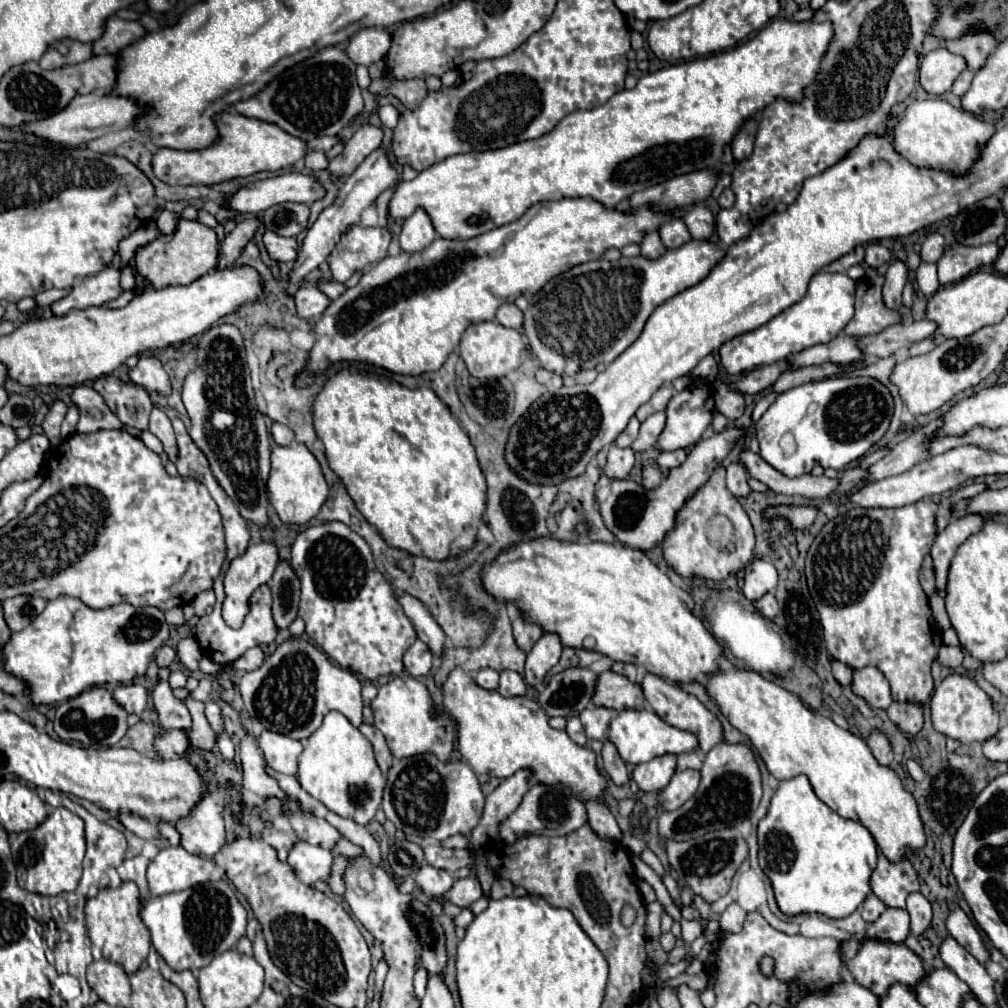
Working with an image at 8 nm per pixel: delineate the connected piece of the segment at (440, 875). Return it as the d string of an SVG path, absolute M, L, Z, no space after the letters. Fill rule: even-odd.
M423 865L421 871L417 871L415 875L415 885L421 887L427 897L433 897L433 899L443 897L453 887L453 881L455 879L451 877L449 871L441 871L429 865Z

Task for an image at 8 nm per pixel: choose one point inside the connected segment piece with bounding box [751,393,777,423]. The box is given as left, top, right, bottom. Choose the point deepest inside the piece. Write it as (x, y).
(766, 400)

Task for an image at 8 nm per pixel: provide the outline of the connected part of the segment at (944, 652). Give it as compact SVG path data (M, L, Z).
M943 645L941 651L939 651L937 661L939 661L943 667L951 667L951 669L955 669L955 667L961 665L961 661L963 661L963 653L961 653L959 647L947 647L947 645Z

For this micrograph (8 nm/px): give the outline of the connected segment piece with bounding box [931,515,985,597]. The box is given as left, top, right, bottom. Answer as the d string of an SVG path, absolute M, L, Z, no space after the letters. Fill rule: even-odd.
M965 515L959 521L949 523L935 539L933 549L931 549L931 557L933 557L933 569L935 569L935 585L937 585L937 593L939 597L945 597L945 583L947 583L947 573L949 573L949 565L951 559L955 555L955 551L959 549L959 545L973 533L977 533L981 529L981 525L985 523L985 519L981 515Z

